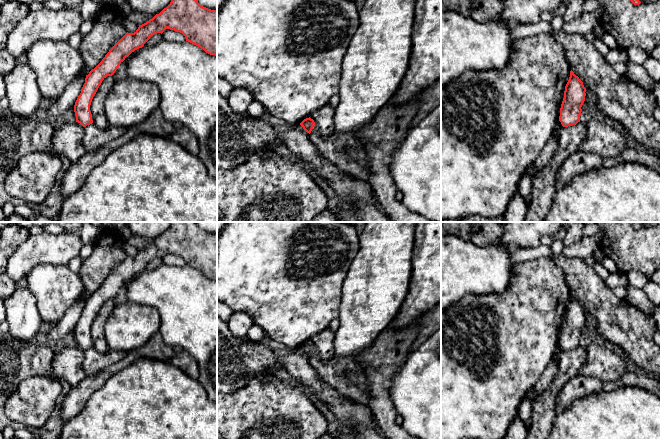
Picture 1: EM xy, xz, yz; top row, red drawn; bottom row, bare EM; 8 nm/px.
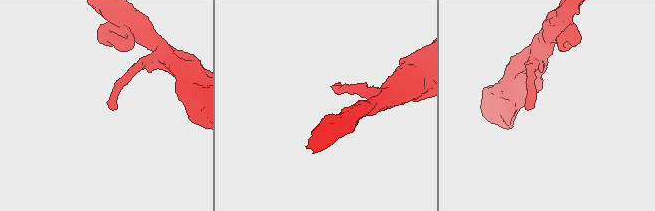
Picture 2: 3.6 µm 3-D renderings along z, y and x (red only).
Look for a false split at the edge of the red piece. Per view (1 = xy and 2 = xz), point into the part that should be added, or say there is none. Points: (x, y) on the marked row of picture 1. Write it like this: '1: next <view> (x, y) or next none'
1: next none
2: next none

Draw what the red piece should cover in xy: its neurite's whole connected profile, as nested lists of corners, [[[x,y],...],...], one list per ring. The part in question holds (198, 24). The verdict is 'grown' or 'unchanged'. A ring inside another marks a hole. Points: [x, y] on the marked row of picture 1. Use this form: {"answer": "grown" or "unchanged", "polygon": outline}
{"answer": "unchanged", "polygon": [[[171,0],[170,4],[134,33],[126,33],[109,50],[102,61],[86,75],[75,105],[76,122],[83,127],[93,123],[90,105],[102,81],[112,76],[120,64],[151,36],[165,29],[182,33],[186,41],[206,53],[217,56],[217,10],[201,6],[197,0]]]}

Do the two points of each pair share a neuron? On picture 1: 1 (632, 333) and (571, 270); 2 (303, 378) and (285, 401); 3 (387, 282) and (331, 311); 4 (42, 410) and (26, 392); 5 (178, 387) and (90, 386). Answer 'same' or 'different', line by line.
1: same
2: different
3: different
4: same
5: different

